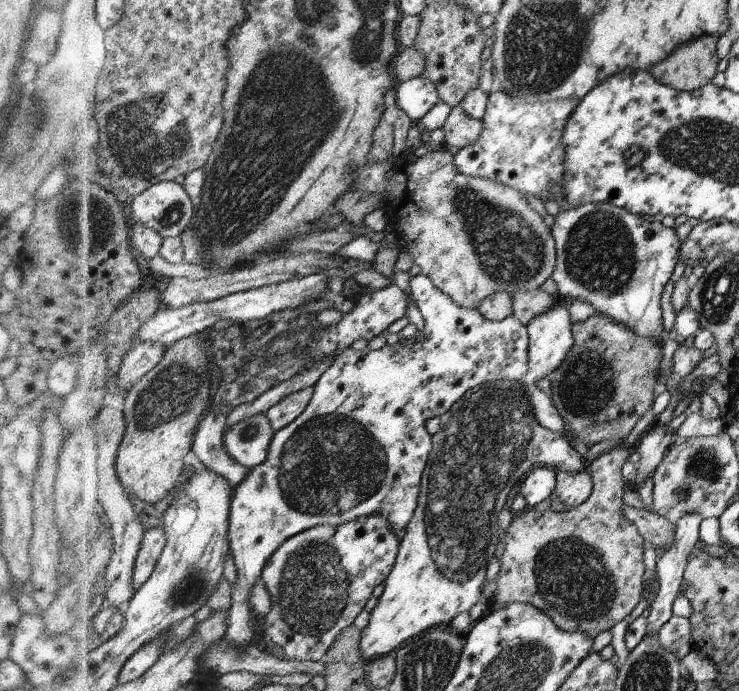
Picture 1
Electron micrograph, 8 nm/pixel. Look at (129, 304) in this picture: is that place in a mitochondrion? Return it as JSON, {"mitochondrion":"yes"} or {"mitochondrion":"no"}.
{"mitochondrion":"no"}

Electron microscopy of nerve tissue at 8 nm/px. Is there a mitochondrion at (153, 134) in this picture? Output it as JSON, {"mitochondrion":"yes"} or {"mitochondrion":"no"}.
{"mitochondrion":"yes"}

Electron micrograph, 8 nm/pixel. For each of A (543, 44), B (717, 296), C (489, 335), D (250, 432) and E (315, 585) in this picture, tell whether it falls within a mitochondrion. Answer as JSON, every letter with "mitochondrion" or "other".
{"A":"mitochondrion","B":"mitochondrion","C":"other","D":"mitochondrion","E":"mitochondrion"}

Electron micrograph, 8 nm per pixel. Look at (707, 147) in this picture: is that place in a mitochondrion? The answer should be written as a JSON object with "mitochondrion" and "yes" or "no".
{"mitochondrion":"yes"}

